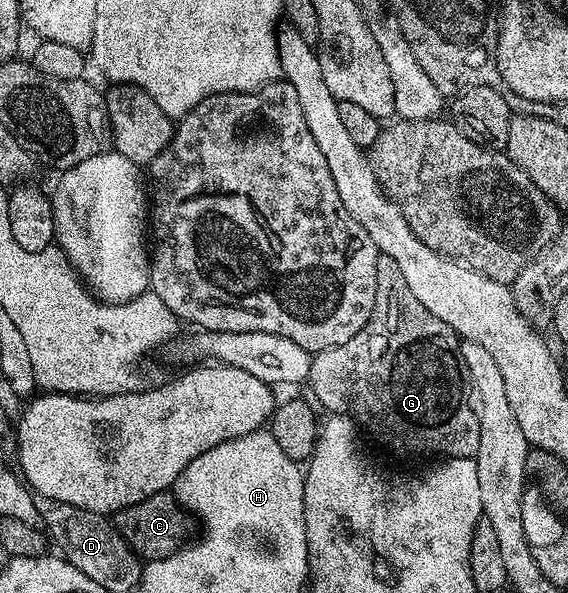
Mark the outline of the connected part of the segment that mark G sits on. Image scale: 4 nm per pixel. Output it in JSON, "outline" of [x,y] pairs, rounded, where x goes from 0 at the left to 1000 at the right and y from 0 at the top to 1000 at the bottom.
{"outline":[[[665,428],[660,514],[653,521],[653,535],[646,541],[646,548],[639,548],[639,555],[632,555],[632,562],[625,562],[625,568],[618,568],[618,575],[595,585],[569,589],[551,599],[540,653],[551,658],[553,668],[549,666],[549,671],[560,681],[565,678],[574,686],[574,695],[588,700],[609,700],[613,707],[620,707],[629,715],[630,722],[643,725],[644,720],[653,732],[664,734],[667,745],[680,747],[692,761],[715,761],[720,767],[776,767],[769,771],[829,774],[838,769],[843,757],[843,703],[833,695],[833,686],[826,680],[822,634],[812,609],[812,582],[813,573],[785,545],[773,541],[773,535],[766,535],[766,528],[759,528],[759,521],[745,521],[745,514],[738,514],[731,494],[724,494],[715,470],[710,469],[710,459],[704,457],[702,447],[695,447],[695,440],[688,440],[688,433]]]}

